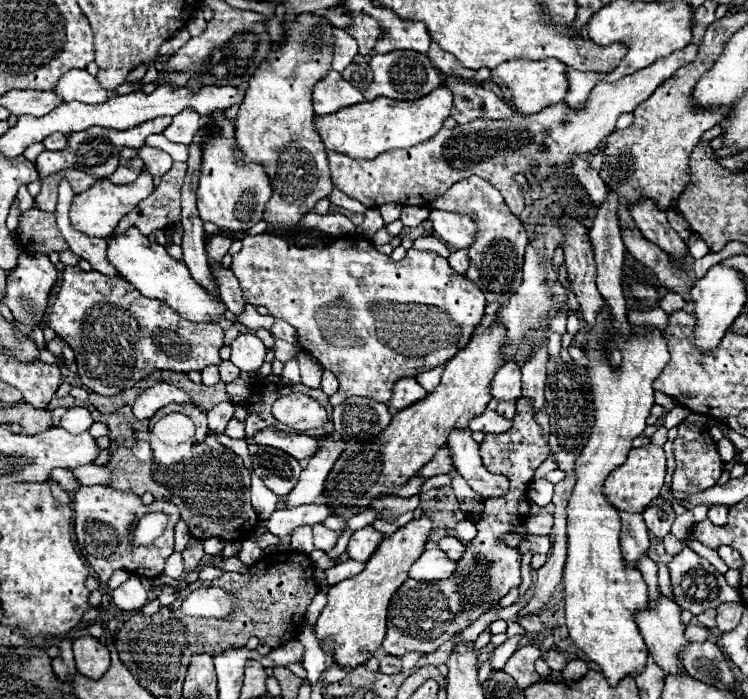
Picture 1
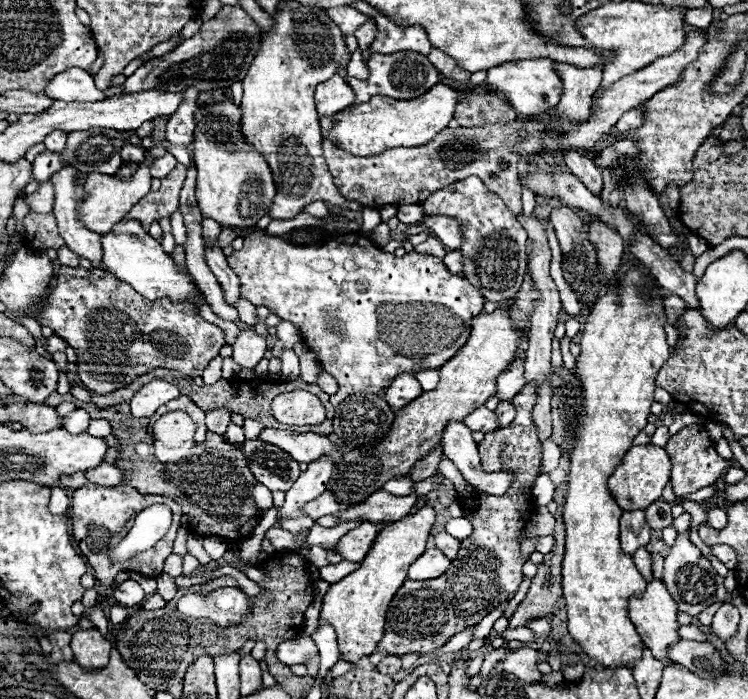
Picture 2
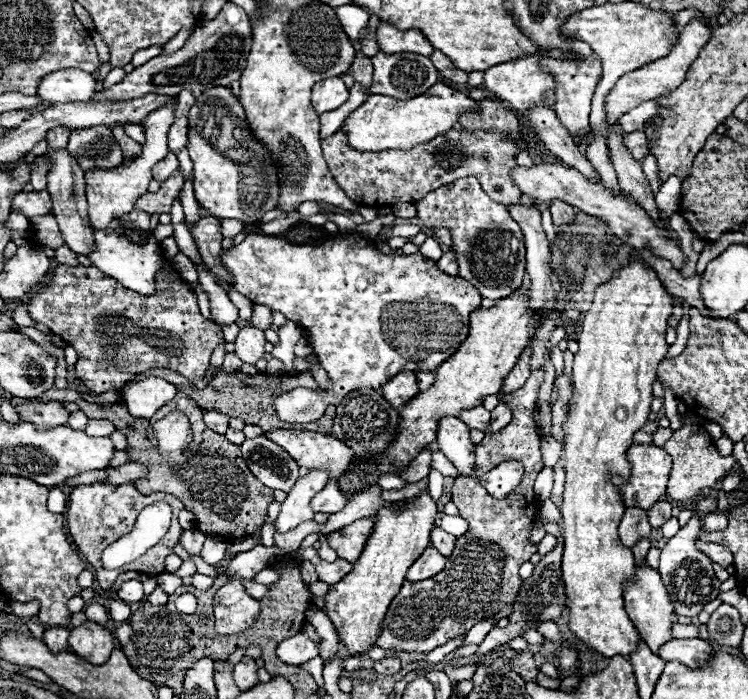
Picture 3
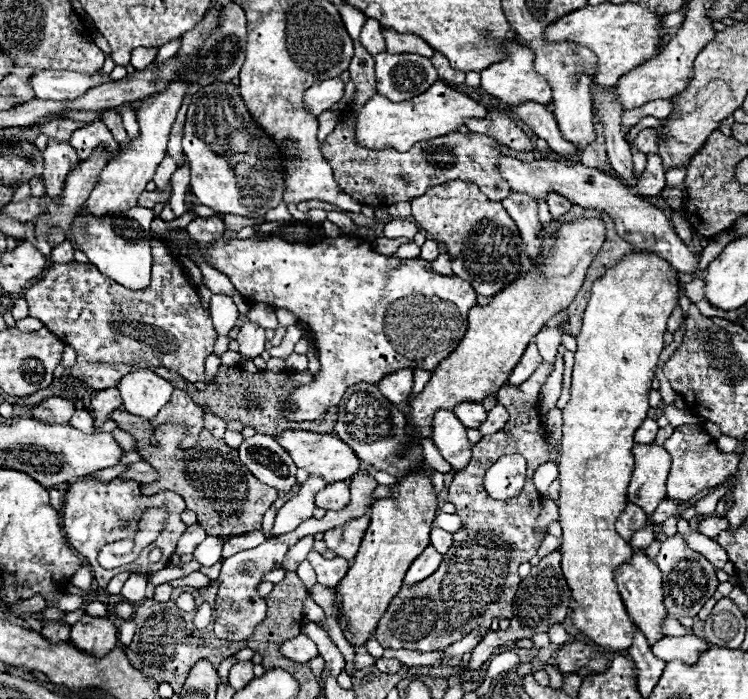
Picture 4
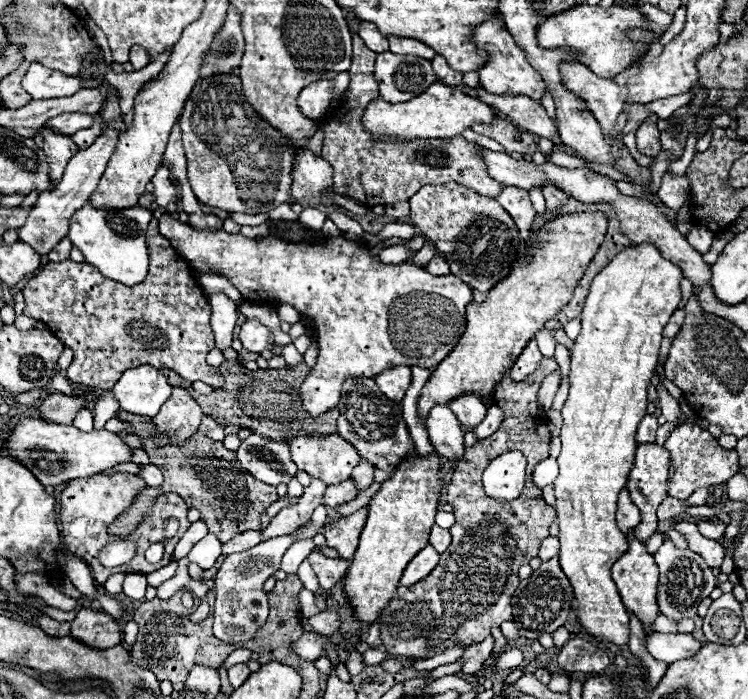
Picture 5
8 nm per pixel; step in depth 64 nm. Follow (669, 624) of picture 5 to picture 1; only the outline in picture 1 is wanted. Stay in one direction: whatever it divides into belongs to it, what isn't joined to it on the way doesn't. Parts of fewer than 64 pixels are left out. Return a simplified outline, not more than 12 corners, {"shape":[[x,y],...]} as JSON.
{"shape":[[688,626],[690,642],[706,642],[710,632],[704,626]]}

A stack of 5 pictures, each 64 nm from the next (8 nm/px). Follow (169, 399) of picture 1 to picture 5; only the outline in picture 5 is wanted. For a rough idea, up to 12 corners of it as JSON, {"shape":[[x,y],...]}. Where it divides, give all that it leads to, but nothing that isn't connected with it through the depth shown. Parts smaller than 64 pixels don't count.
{"shape":[[152,366],[130,368],[112,392],[120,408],[154,418],[172,386]]}

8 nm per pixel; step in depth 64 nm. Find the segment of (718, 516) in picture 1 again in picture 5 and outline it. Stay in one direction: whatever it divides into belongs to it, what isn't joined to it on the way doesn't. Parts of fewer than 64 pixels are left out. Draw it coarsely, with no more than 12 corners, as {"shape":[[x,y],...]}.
{"shape":[[698,522],[702,536],[720,540],[726,524],[718,522]]}

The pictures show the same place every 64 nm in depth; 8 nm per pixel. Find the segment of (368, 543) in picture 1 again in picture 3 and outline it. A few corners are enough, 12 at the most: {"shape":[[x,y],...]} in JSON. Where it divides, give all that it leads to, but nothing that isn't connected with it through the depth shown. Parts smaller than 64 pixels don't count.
{"shape":[[360,518],[328,536],[340,558],[356,562],[374,530],[374,520]]}

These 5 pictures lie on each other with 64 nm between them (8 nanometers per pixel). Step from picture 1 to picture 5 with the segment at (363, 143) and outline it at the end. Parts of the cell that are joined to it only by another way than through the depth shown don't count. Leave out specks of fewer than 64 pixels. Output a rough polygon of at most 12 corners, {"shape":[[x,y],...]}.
{"shape":[[434,82],[424,94],[364,114],[376,140],[452,138],[494,108]]}

